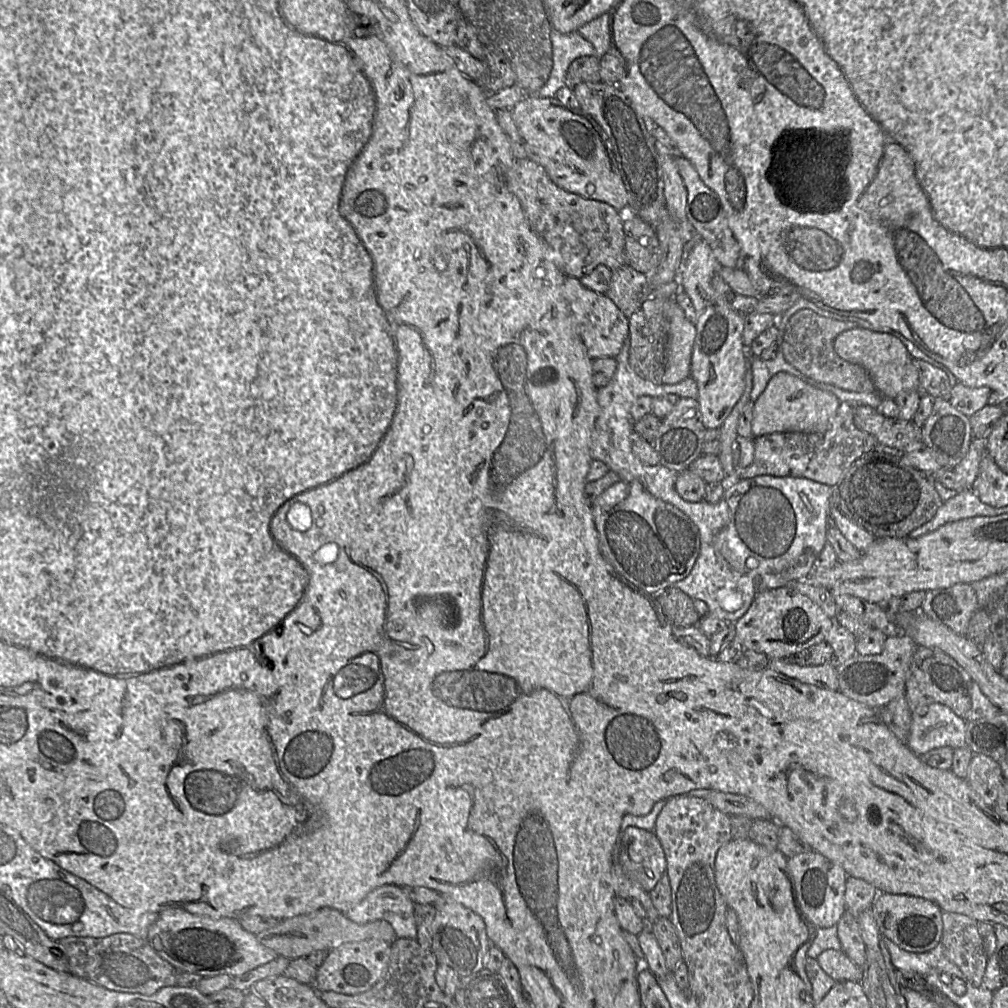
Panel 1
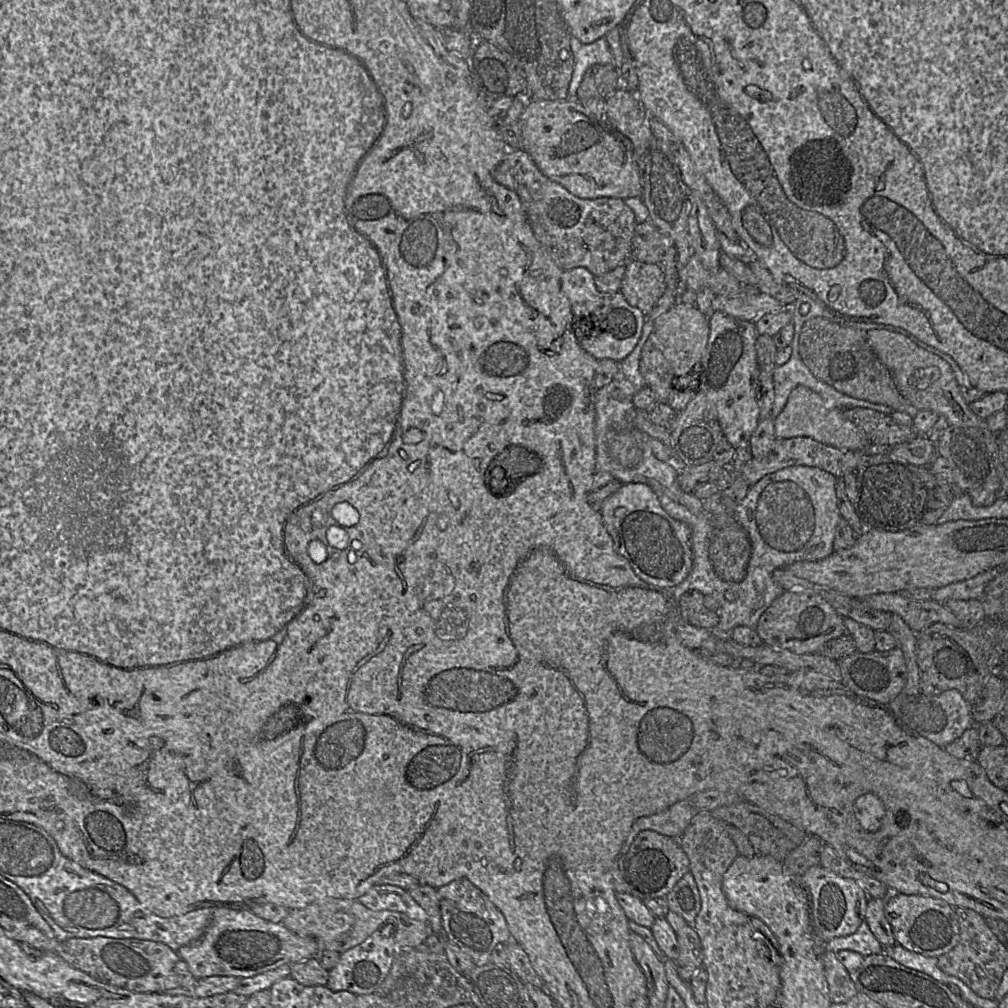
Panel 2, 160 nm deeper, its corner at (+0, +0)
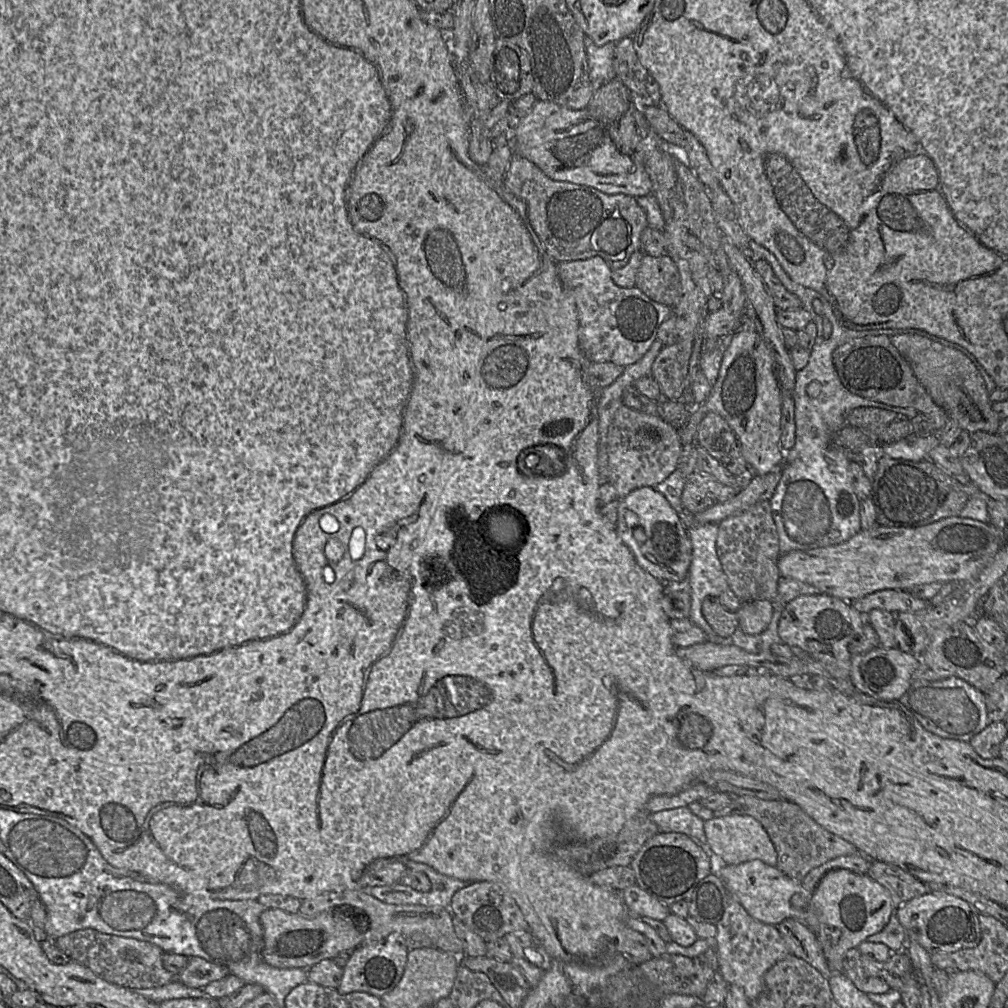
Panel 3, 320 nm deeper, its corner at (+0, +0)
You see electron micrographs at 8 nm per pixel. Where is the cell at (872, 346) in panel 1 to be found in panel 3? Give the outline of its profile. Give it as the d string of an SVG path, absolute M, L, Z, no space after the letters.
M898 334L889 336L889 339L909 363L914 375L933 401L946 412L949 420L968 433L997 433L1001 420L992 410L990 391L980 373L982 367L971 353L965 349L954 350L916 334Z

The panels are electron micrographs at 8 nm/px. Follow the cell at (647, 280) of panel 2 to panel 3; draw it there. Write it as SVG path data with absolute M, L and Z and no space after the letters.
M666 254L659 257L644 255L636 274L635 287L651 300L673 307L678 300L681 289L680 273L673 259Z

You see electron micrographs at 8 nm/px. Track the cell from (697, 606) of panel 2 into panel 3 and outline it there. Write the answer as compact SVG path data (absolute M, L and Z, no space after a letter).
M716 596L705 597L701 611L713 631L722 638L729 639L739 628L736 612L726 609Z

